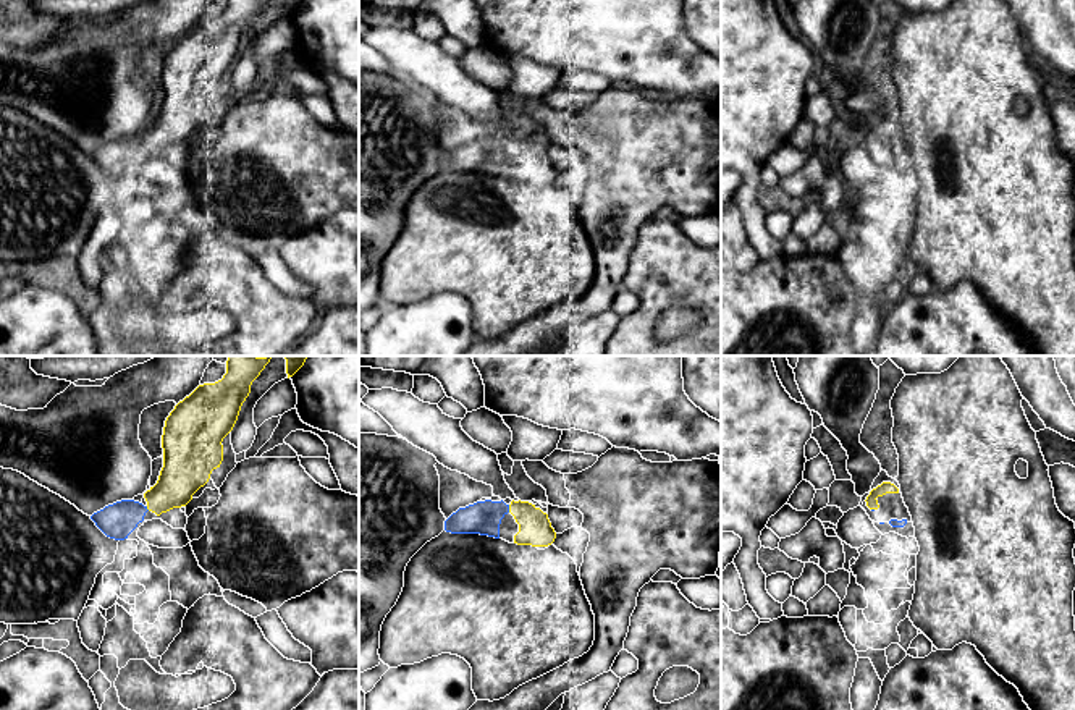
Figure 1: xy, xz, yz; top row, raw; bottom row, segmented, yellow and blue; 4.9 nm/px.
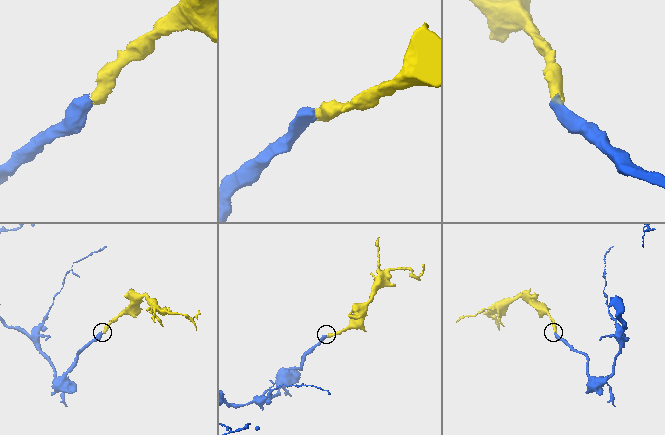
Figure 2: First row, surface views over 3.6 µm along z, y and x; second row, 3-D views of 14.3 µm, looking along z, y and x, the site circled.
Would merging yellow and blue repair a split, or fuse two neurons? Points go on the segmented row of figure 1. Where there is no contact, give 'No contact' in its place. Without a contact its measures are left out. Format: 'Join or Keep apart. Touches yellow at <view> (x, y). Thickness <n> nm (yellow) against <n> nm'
Join. Touches yellow at xz (510, 508). Thickness 160 nm (yellow) against 170 nm

